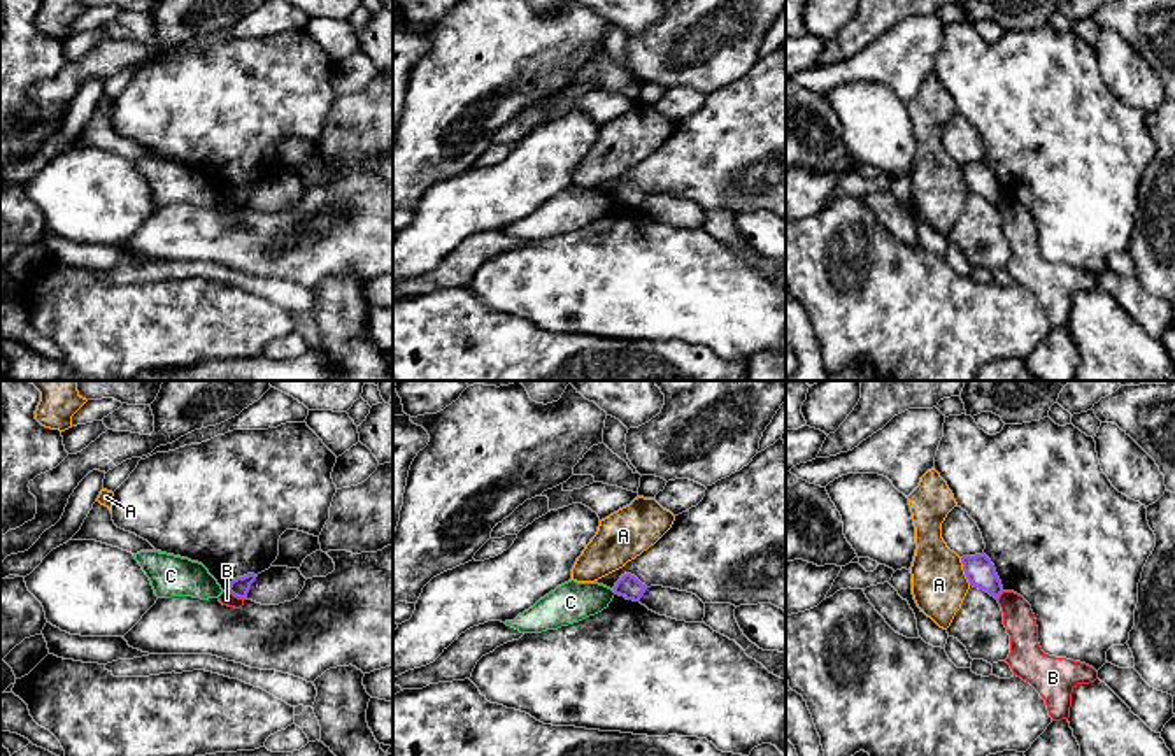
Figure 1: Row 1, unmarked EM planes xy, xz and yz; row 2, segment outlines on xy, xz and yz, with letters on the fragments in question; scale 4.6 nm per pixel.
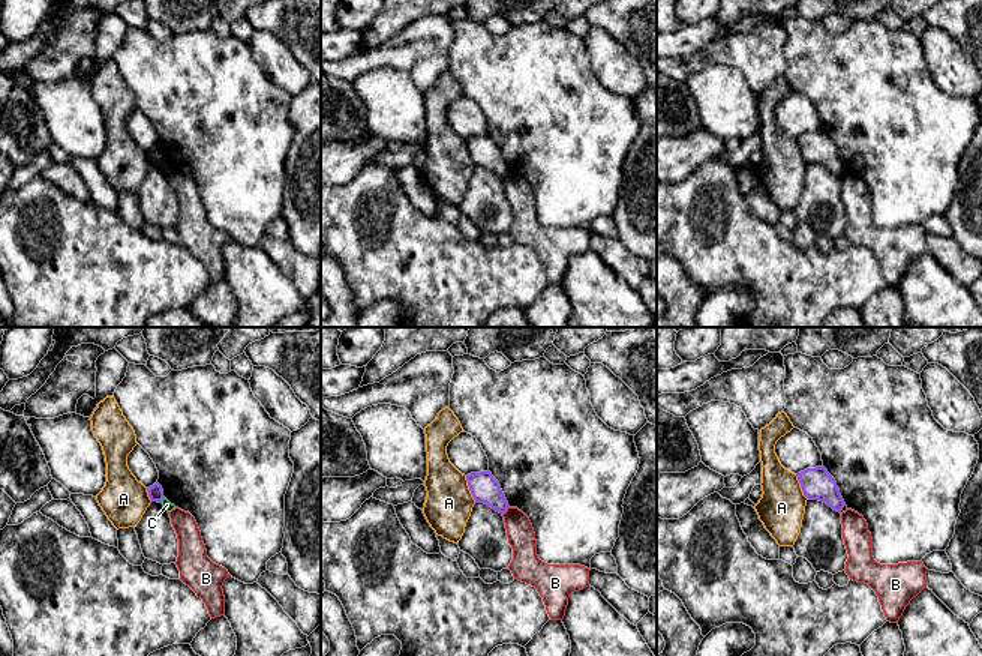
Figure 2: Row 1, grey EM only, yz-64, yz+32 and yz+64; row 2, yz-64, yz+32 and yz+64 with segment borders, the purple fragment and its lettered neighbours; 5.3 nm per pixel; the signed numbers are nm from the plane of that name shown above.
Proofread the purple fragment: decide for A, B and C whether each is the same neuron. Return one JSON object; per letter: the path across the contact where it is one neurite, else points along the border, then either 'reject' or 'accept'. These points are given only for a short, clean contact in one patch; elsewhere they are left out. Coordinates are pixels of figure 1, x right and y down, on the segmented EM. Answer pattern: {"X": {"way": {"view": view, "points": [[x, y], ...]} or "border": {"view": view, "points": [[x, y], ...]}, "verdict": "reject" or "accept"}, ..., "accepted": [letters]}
{"A": {"border": {"view": "yz", "points": [[960, 558], [970, 584]]}, "verdict": "reject"}, "B": {"border": {"view": "xy", "points": [[225, 591], [244, 599]]}, "verdict": "reject"}, "C": {"border": {"view": "xz", "points": [[612, 590], [616, 593]]}, "verdict": "reject"}, "accepted": []}

